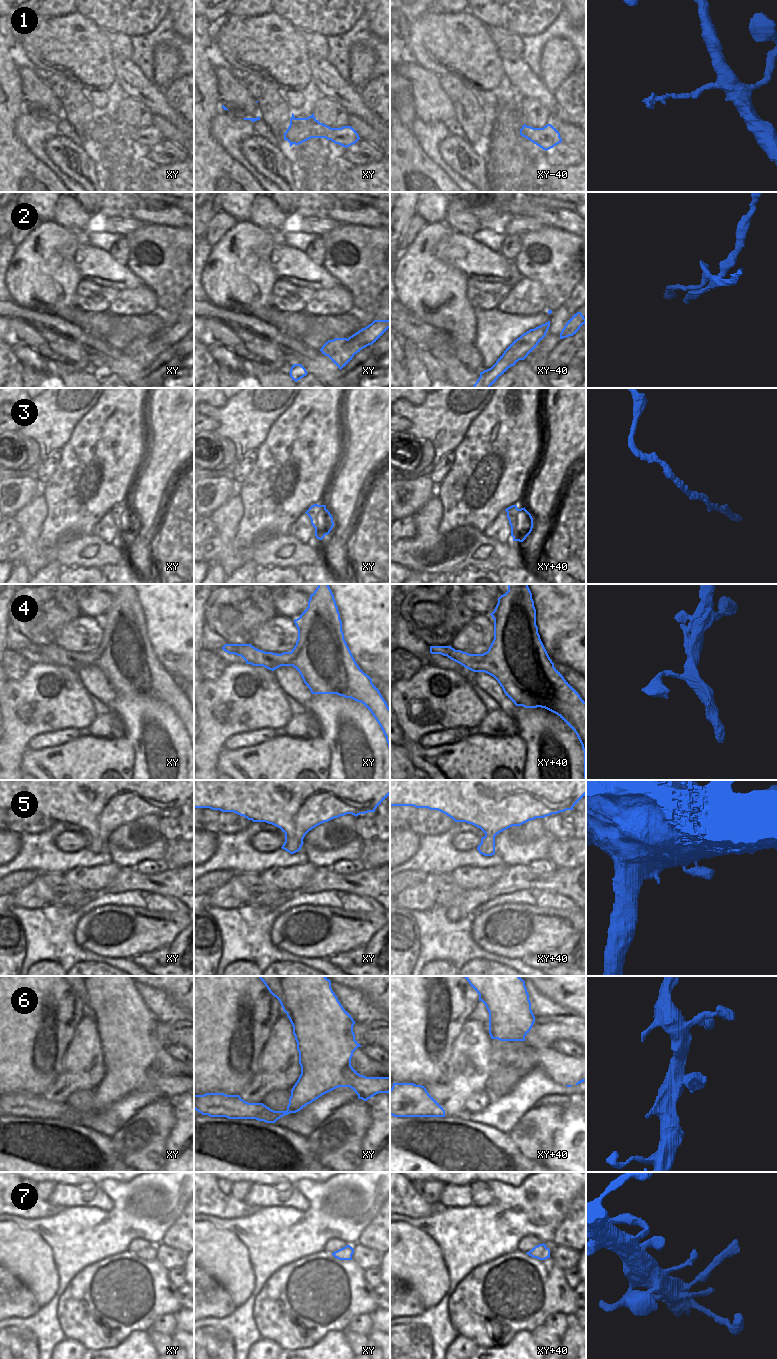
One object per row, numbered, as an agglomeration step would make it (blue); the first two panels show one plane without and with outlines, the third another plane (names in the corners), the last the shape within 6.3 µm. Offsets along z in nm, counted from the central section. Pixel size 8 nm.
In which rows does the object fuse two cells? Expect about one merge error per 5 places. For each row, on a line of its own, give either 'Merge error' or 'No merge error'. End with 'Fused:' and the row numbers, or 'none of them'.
1: Merge error
2: Merge error
3: No merge error
4: No merge error
5: Merge error
6: No merge error
7: No merge error
Fused: 1, 2, 5.

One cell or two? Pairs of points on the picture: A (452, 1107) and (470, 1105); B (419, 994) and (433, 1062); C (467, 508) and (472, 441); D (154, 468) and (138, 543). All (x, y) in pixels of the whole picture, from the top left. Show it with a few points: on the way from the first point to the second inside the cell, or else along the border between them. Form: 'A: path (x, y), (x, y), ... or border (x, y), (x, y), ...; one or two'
A: border (481, 1090), (474, 1091), (465, 1100), (464, 1110); two
B: path (419, 1011), (419, 1045); one
C: path (471, 491), (472, 458); one
D: path (152, 487), (148, 498), (147, 524); one

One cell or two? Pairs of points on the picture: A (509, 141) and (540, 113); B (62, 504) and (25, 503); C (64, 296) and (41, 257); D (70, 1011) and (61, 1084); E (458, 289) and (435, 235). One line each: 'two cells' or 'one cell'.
A: two cells
B: two cells
C: one cell
D: two cells
E: one cell

